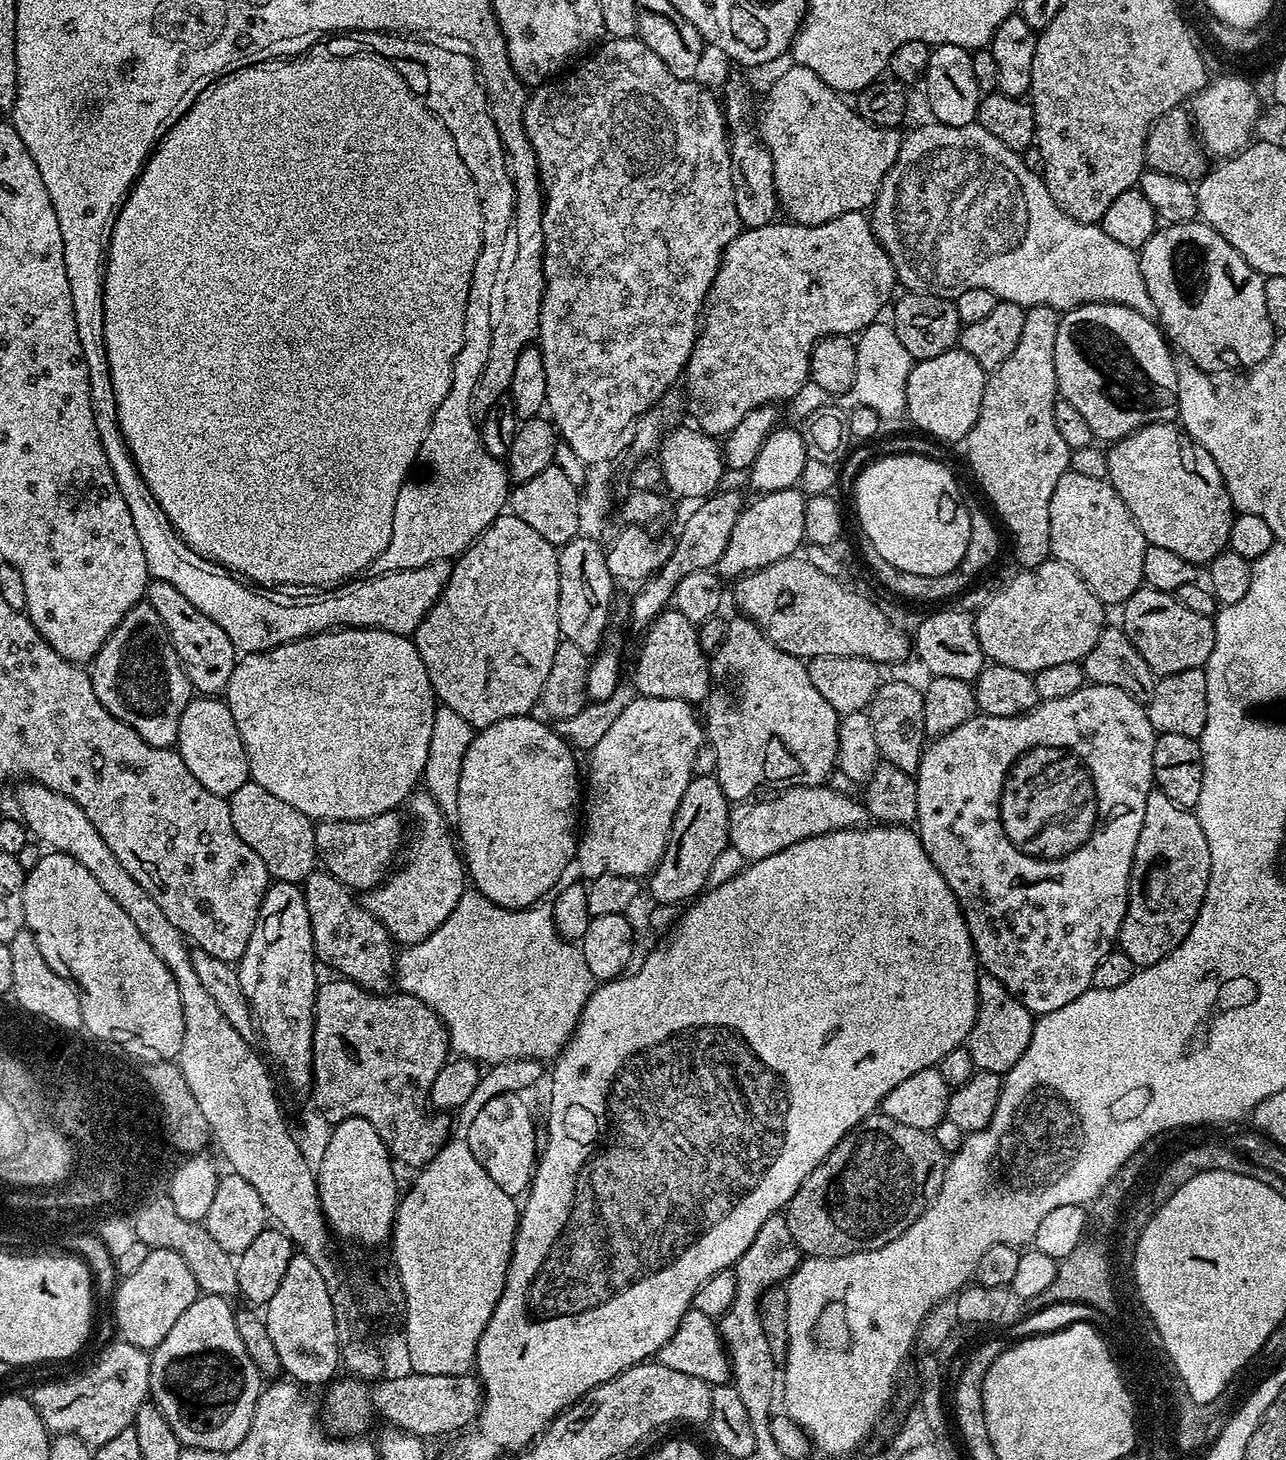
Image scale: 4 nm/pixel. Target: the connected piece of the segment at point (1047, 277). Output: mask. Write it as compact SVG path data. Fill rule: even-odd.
M975 122L966 126L927 123L901 139L898 158L894 162L894 166L890 166L886 178L882 178L882 186L870 209L872 233L875 234L877 242L886 250L896 271L897 281L901 285L905 284L903 287L907 291L955 298L958 294L962 294L962 290L981 288L982 290L990 290L1000 300L1009 300L1025 306L1045 304L1057 310L1067 310L1077 308L1079 304L1111 302L1130 306L1144 316L1155 317L1156 307L1148 296L1146 282L1142 278L1139 255L1133 249L1122 246L1122 242L1114 242L1114 238L1106 235L1099 224L1080 224L1074 218L1067 216L1058 206L1058 202L1054 202L1054 198L1050 198L1050 190L1044 184L1043 175L1039 171L1027 168L1021 153L1002 146L1002 142L998 142L998 138L994 138L994 134L990 134L990 130L986 130Z

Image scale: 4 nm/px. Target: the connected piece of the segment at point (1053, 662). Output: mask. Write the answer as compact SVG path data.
M1050 558L1046 563L1038 565L1037 568L1020 570L1020 573L1018 573L1005 588L998 589L997 592L981 606L980 613L978 611L975 613L974 623L976 626L976 637L978 638L978 642L982 646L985 657L988 657L991 660L991 663L1001 664L1007 668L1035 674L1042 670L1046 670L1046 666L1058 666L1061 662L1083 661L1084 656L1090 654L1090 650L1094 650L1094 642L1098 642L1098 634L1102 634L1102 630L1106 627L1104 612L1106 612L1106 606L1090 589L1088 589L1086 582L1080 575L1078 575L1070 566L1066 566L1062 563L1061 560Z

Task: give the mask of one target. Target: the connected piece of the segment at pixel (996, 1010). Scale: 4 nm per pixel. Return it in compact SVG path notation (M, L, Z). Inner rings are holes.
M987 974L978 975L978 1006L976 1021L970 1030L966 1047L977 1070L1003 1074L1009 1072L1030 1046L1034 1013L1026 1010L1018 998L1014 998L998 982L998 978Z

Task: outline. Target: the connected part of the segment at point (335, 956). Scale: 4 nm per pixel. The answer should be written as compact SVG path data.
M323 870L311 872L302 884L306 898L306 910L310 910L310 926L316 947L316 955L332 968L337 968L339 975L346 980L353 980L369 990L384 990L390 984L394 968L394 941L388 932L361 903L352 898L353 893L338 882L332 875Z

